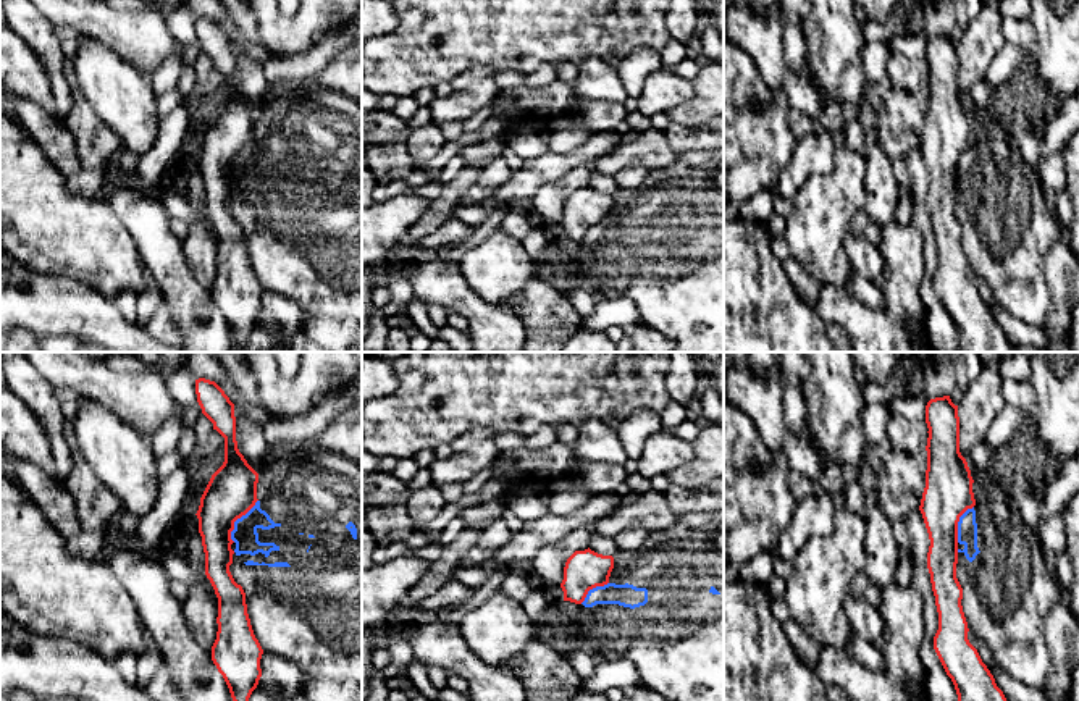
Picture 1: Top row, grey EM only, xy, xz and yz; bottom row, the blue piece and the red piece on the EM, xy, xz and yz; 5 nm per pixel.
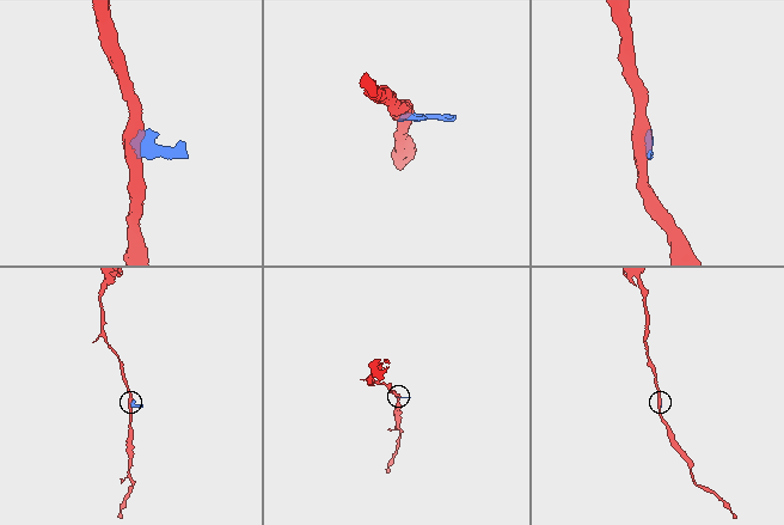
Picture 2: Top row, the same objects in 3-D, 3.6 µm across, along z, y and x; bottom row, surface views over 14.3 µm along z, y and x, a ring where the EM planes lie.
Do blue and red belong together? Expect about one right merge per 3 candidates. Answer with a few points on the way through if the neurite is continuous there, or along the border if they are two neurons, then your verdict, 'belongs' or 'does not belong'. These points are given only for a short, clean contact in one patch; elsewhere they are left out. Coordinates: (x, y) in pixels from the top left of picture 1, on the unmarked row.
border along xy (257, 138), (235, 160), (233, 180); does not belong

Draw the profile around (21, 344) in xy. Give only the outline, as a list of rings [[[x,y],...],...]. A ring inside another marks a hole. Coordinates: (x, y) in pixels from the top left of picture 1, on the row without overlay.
[[[11,328],[6,333],[0,334],[0,352],[42,352],[37,338],[23,330]]]

